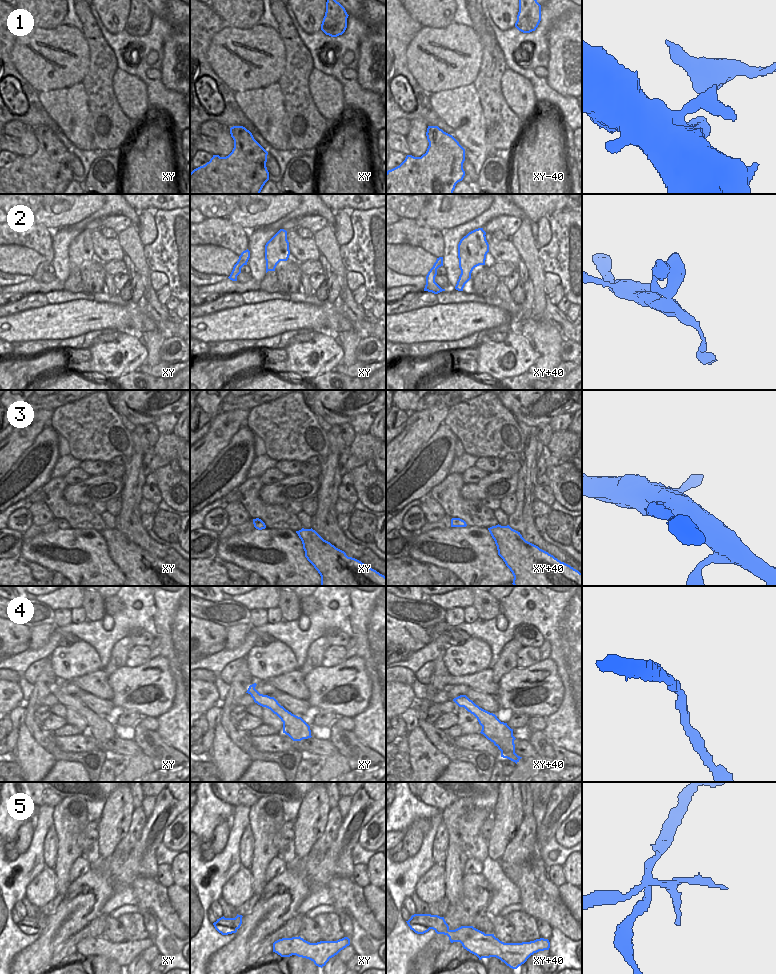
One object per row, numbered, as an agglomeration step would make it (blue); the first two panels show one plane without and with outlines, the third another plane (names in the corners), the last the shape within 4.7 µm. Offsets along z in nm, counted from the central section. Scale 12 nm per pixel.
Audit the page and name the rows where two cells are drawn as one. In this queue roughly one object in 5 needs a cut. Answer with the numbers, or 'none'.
5

